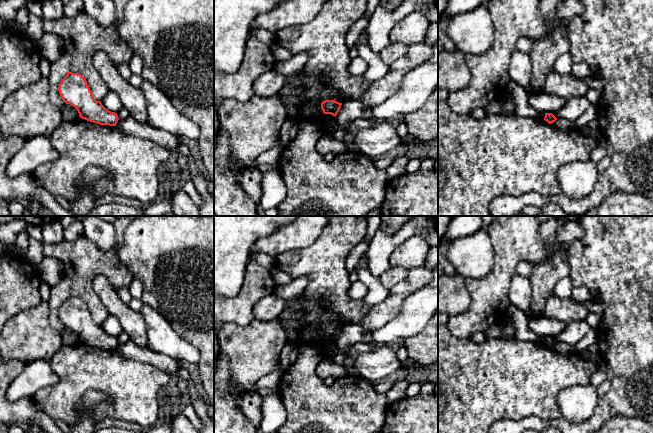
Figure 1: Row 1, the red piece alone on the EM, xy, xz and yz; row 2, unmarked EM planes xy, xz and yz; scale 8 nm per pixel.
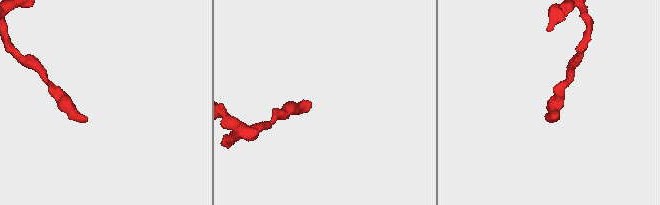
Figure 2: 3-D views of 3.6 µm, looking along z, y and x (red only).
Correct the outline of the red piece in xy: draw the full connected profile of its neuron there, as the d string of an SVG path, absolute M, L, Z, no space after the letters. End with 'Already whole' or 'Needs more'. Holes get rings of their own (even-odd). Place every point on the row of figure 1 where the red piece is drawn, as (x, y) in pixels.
M67 72L58 87L63 102L75 107L80 118L100 125L116 126L117 113L107 110L94 99L85 78L78 73Z. Already whole

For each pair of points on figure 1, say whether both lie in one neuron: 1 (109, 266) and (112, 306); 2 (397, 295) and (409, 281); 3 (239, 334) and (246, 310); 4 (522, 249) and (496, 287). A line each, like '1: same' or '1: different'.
1: different
2: same
3: different
4: same

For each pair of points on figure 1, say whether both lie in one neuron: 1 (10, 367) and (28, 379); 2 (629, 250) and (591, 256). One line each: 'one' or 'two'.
1: two
2: one

